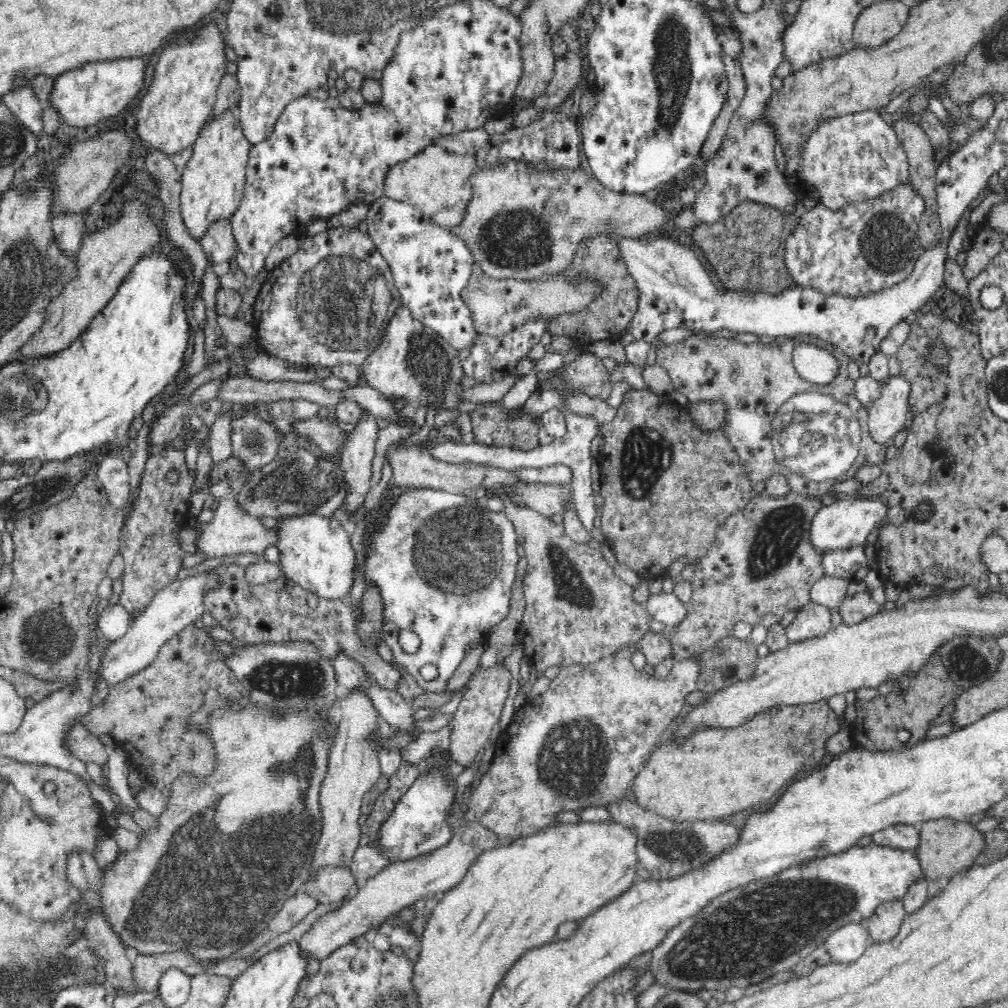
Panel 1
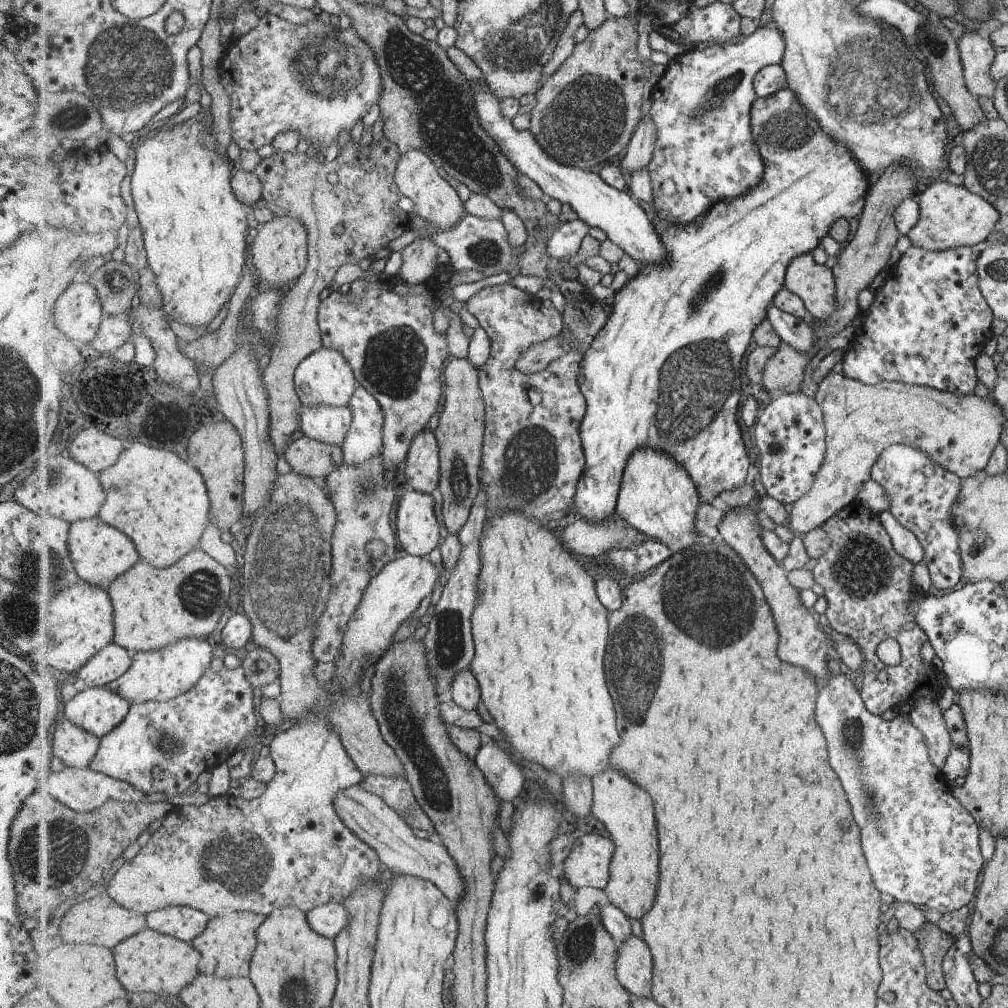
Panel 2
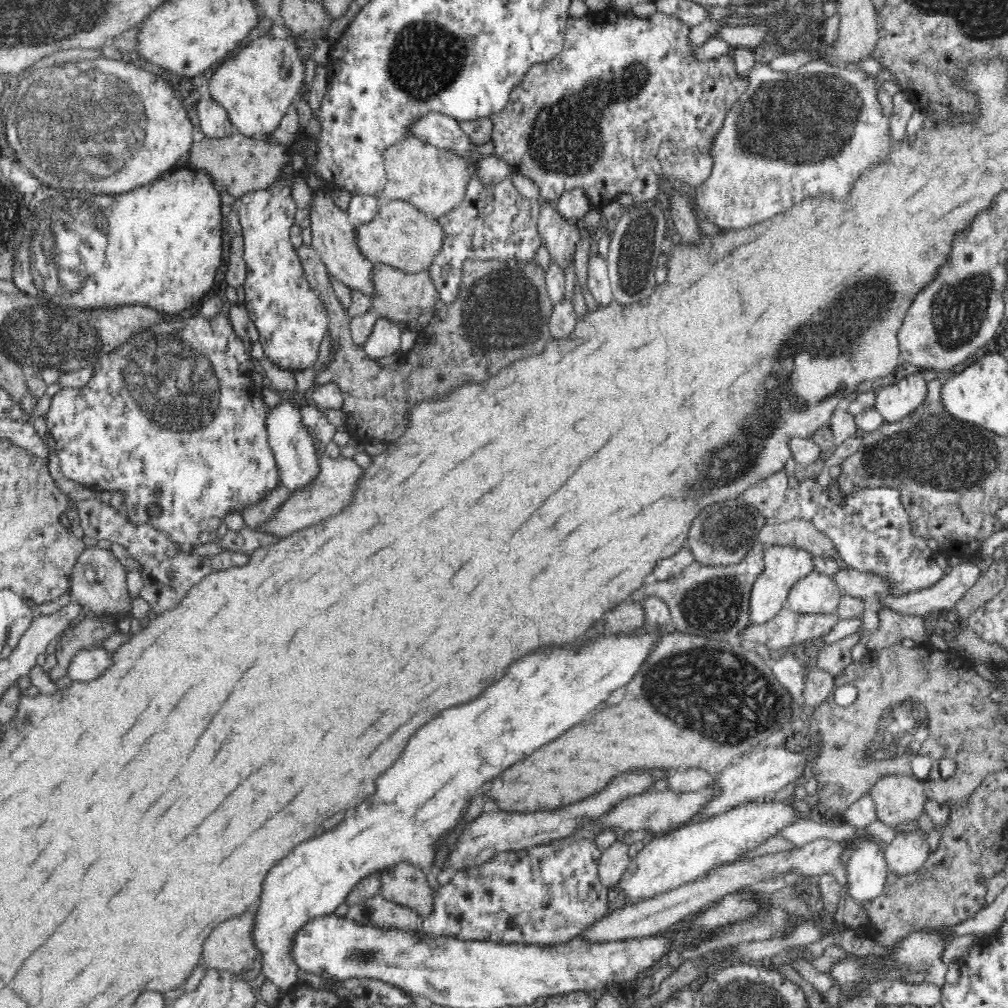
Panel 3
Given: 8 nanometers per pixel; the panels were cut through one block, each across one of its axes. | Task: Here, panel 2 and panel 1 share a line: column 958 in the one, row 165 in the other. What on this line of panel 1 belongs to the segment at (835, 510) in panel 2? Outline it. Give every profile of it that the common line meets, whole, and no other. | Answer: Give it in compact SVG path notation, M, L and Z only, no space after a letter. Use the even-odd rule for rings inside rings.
M432 145L390 168L383 188L384 196L422 210L434 223L450 230L462 222L467 212L473 196L470 178L476 169L476 156L457 155Z

